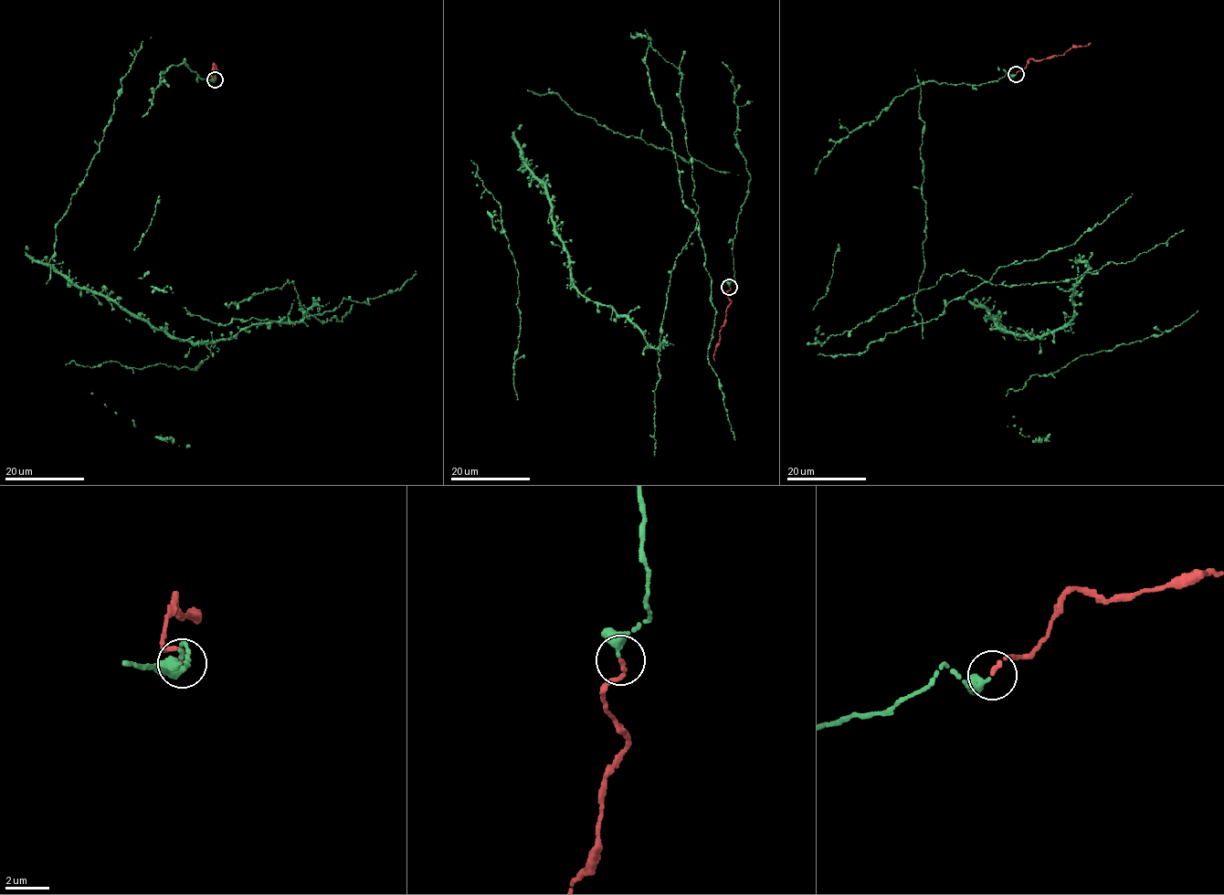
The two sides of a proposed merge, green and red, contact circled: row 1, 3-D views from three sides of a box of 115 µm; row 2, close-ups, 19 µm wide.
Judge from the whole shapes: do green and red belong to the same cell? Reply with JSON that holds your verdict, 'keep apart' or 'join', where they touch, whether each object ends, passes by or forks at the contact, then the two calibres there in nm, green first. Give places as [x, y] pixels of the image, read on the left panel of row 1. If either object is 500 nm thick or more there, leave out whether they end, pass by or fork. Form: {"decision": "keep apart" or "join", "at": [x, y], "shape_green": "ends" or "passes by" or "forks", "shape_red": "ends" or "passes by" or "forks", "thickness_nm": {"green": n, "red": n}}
{"decision": "join", "at": [215, 79], "shape_green": "passes by", "shape_red": "ends", "thickness_nm": {"green": 240, "red": 200}}

